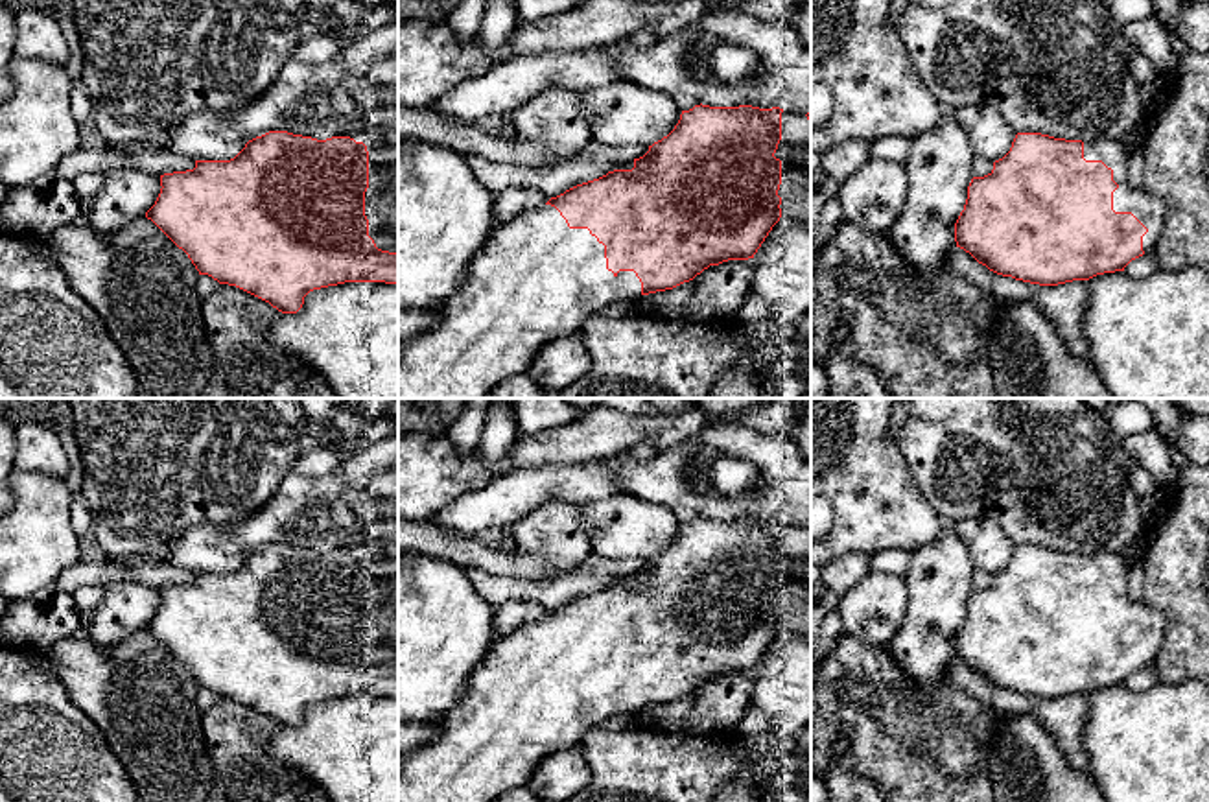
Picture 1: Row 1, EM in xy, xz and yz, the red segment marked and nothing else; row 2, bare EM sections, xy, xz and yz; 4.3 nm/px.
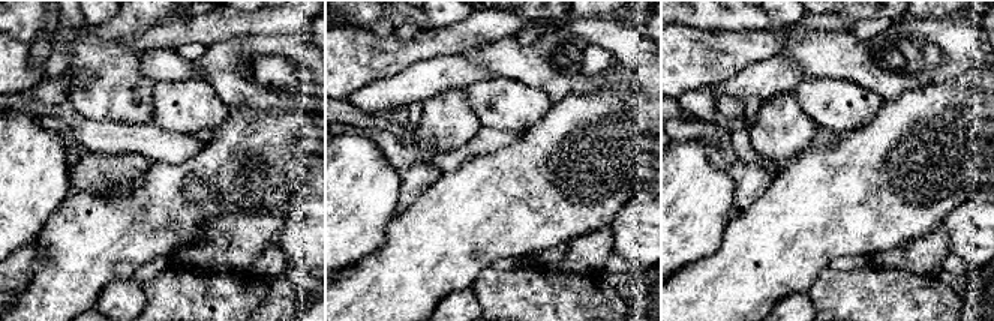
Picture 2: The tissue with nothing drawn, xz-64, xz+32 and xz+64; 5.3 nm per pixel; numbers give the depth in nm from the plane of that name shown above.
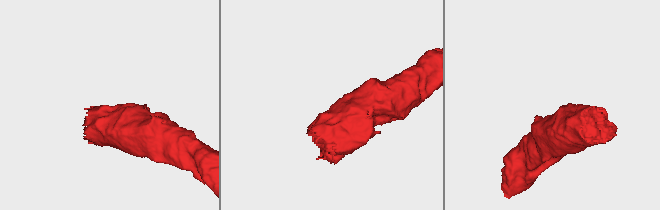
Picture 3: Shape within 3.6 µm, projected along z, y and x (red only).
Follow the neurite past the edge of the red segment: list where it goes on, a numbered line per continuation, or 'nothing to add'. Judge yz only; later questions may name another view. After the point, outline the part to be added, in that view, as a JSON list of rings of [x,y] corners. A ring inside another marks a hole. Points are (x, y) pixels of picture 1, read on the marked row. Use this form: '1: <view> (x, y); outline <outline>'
1: yz (1150, 211); outline [[[1111,138],[1084,142],[1084,159],[1102,160],[1113,170],[1113,181],[1119,184],[1119,188],[1113,192],[1113,210],[1132,212],[1148,229],[1148,232],[1143,236],[1143,251],[1146,254],[1161,236],[1167,218],[1165,203],[1143,186],[1130,184],[1130,151],[1124,147],[1124,144]]]

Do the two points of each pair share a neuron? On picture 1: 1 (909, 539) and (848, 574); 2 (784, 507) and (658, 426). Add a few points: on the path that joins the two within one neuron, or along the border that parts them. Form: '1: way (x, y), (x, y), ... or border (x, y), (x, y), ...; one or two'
1: border (870, 555), (845, 554), (830, 563); two
2: border (721, 423), (712, 423), (657, 452); two

